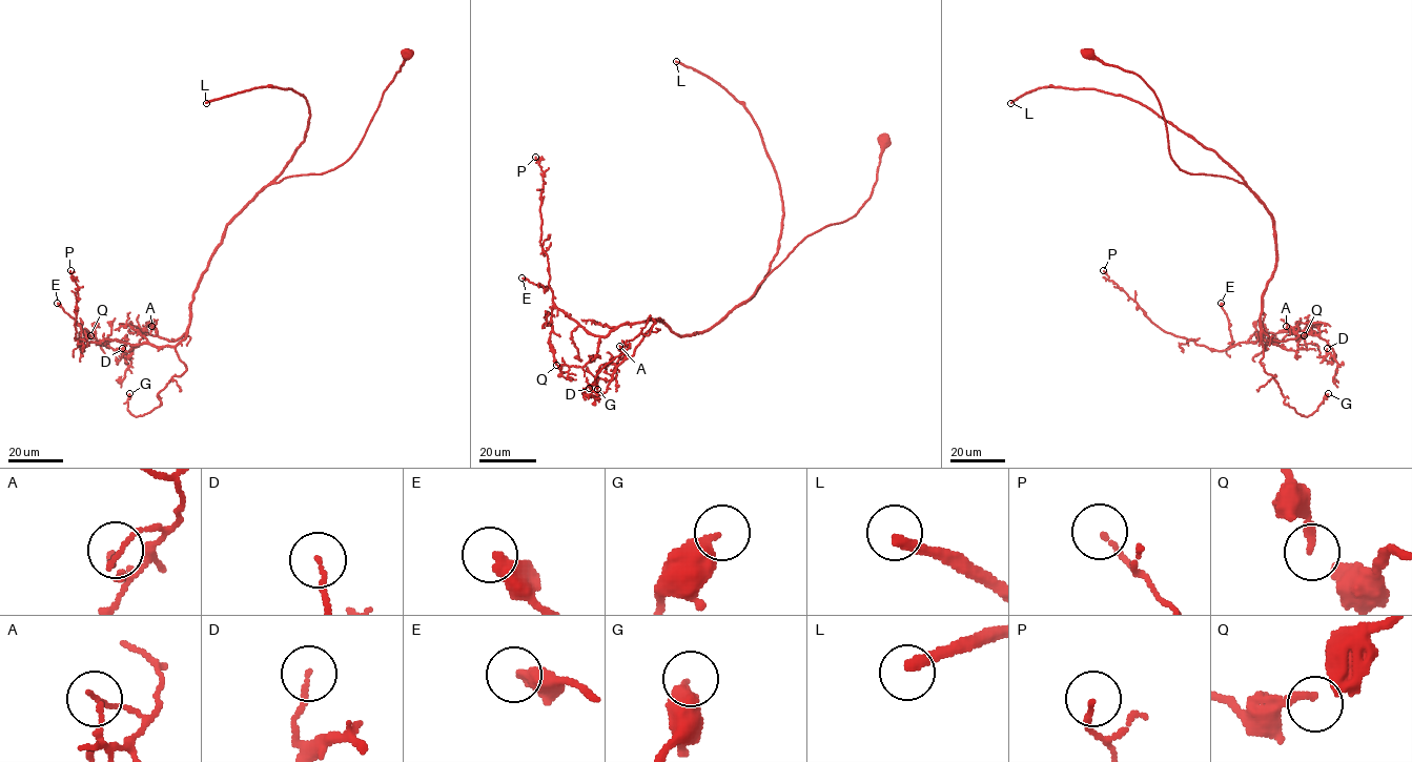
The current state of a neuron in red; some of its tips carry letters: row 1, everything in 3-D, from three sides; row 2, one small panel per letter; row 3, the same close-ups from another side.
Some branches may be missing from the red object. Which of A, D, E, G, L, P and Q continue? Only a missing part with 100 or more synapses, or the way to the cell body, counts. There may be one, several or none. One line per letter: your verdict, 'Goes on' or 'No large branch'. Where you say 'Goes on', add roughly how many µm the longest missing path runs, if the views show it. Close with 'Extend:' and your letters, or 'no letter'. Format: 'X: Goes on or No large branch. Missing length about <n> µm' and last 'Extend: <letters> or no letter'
A: No large branch
D: No large branch
E: No large branch
G: No large branch
L: Goes on. Missing length about 250 µm
P: No large branch
Q: No large branch
Extend: L

